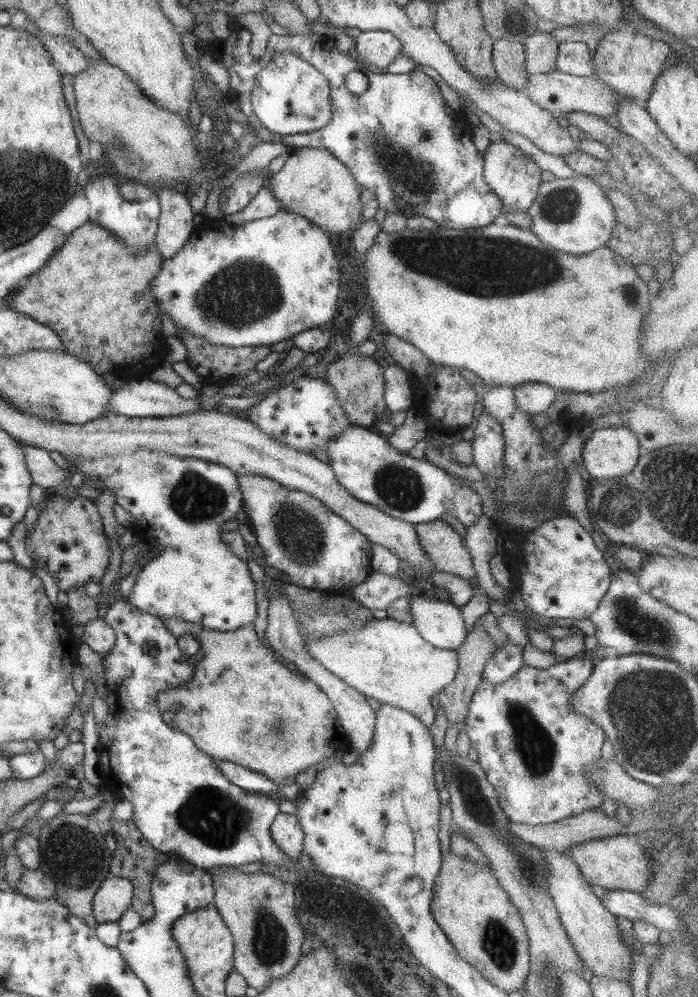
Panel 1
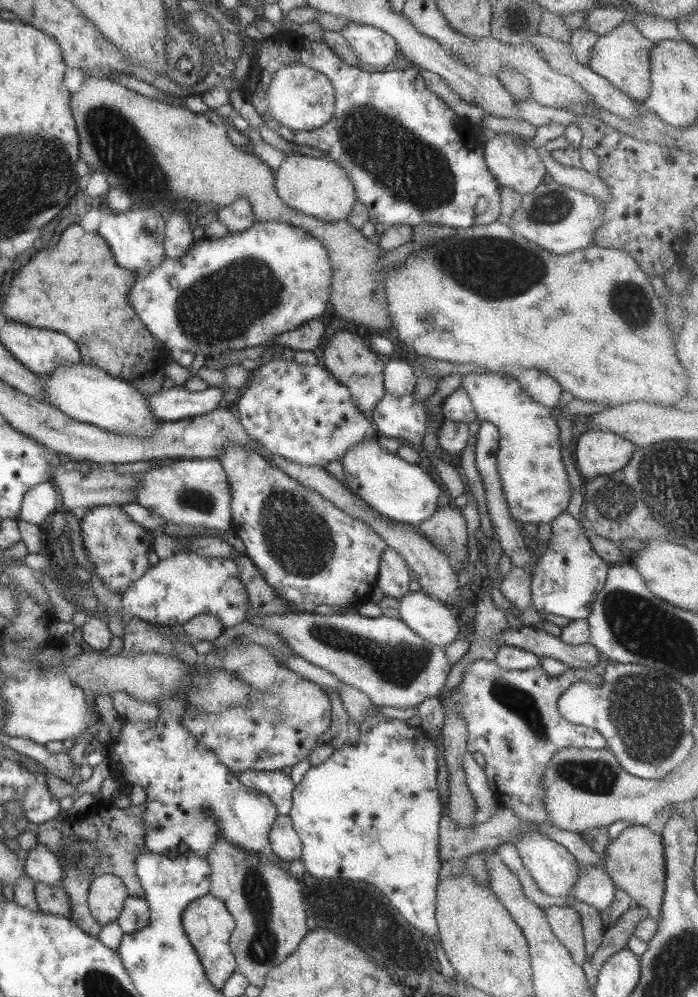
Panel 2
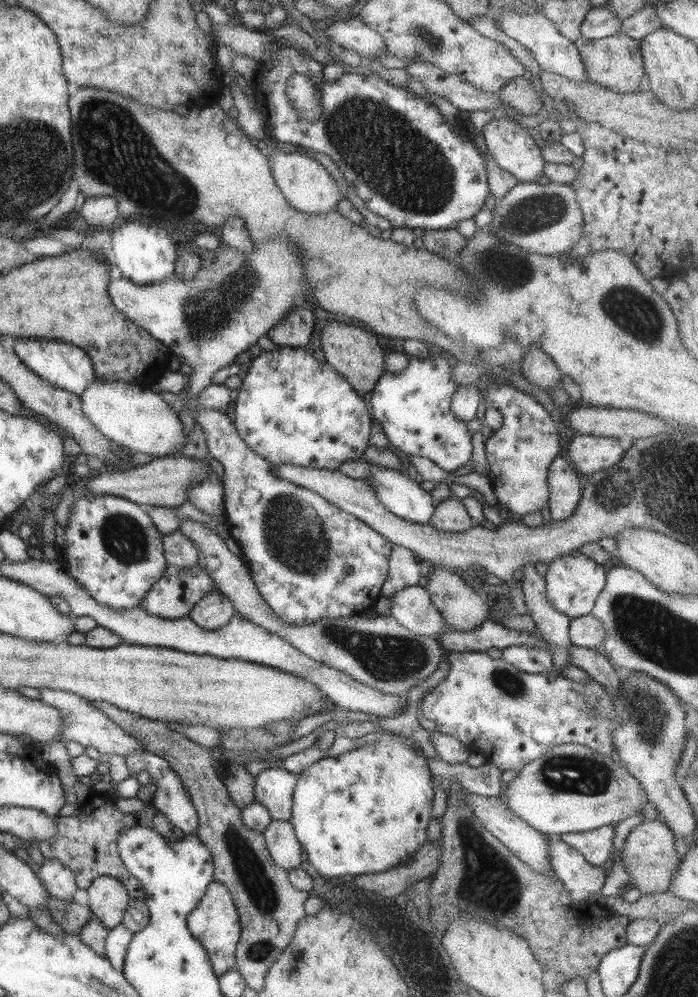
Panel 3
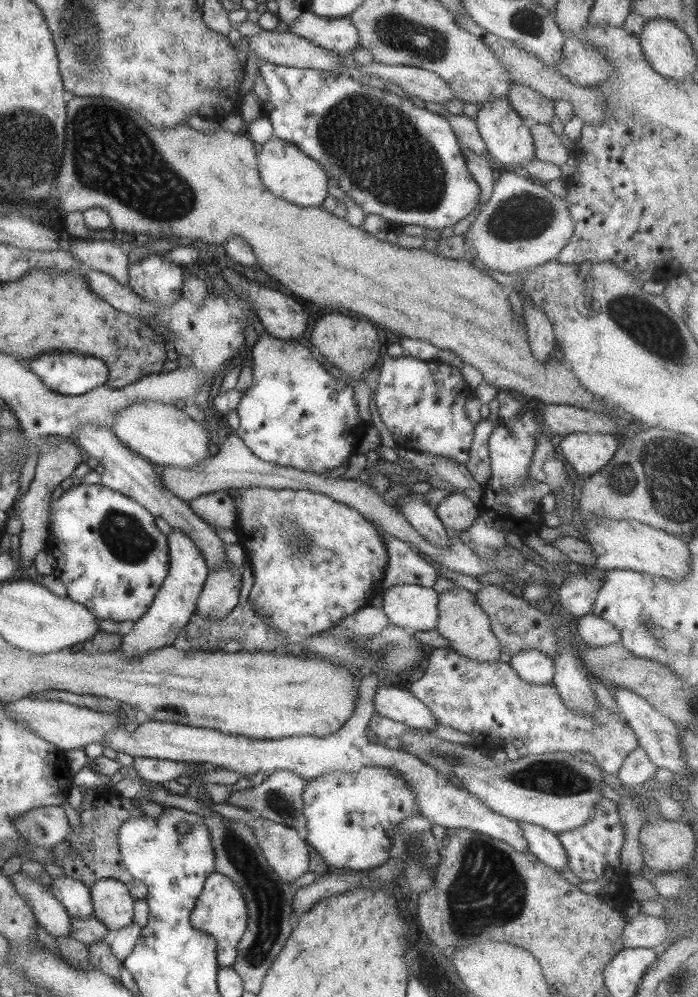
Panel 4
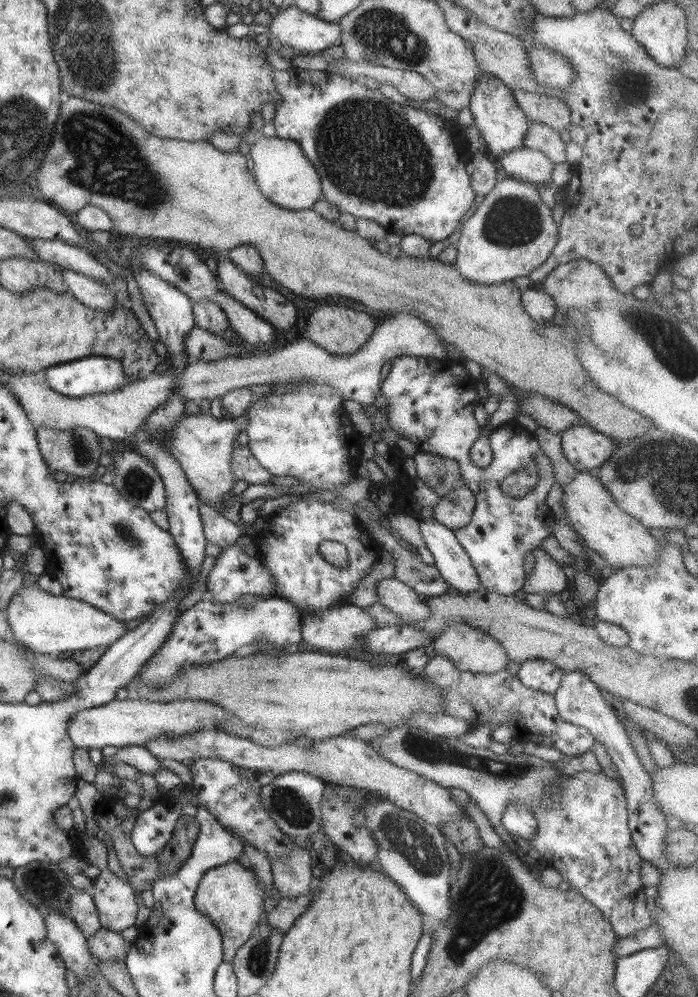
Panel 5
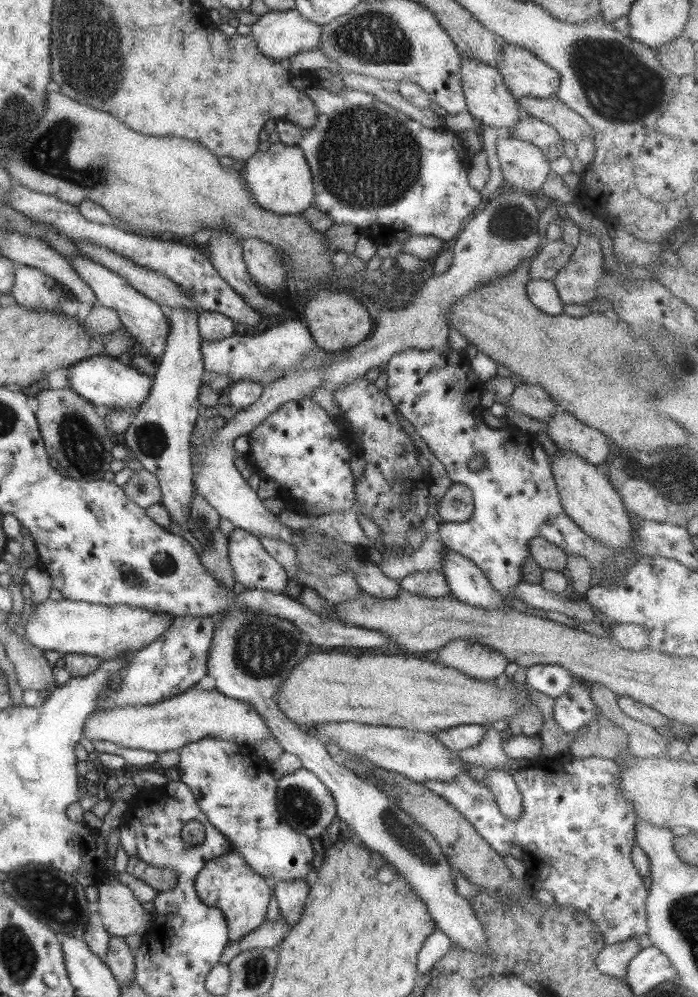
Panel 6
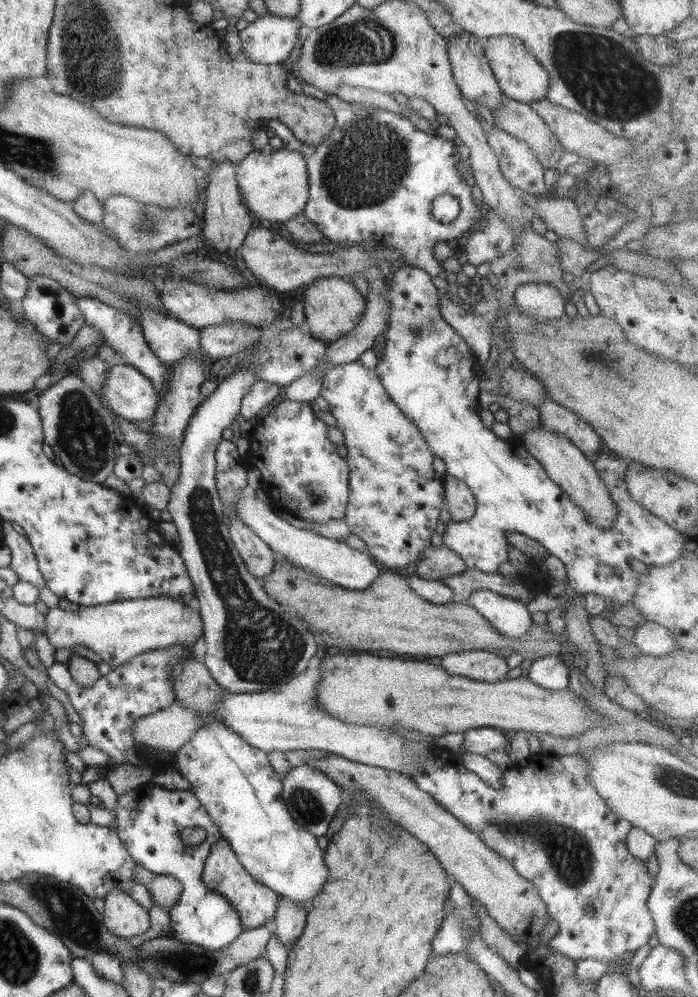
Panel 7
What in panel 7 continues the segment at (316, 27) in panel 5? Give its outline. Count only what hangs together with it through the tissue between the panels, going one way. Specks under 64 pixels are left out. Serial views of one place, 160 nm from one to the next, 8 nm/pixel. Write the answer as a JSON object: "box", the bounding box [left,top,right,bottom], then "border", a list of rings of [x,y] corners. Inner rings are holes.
{"box":[239,13,305,64],"border":[[[269,13],[261,15],[239,30],[240,48],[249,62],[281,64],[295,46],[299,30],[305,30],[299,20],[280,18]]]}

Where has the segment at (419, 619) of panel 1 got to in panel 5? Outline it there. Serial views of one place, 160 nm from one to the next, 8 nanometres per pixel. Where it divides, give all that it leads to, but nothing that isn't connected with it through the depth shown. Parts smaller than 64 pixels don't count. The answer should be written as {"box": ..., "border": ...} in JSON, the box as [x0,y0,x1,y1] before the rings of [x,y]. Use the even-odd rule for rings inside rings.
{"box":[374,577,428,621],"border":[[[394,577],[377,581],[374,592],[378,603],[406,621],[427,618],[428,608],[422,603],[424,597]]]}

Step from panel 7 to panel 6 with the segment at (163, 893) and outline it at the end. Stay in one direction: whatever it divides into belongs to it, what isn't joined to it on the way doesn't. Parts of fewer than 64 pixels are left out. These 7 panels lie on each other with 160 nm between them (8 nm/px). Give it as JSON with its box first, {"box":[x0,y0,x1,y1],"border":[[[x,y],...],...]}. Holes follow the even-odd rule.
{"box":[126,856,177,893],"border":[[[129,856],[126,863],[126,872],[141,882],[156,890],[157,893],[175,888],[177,877],[174,870],[168,868],[153,868],[136,856]]]}

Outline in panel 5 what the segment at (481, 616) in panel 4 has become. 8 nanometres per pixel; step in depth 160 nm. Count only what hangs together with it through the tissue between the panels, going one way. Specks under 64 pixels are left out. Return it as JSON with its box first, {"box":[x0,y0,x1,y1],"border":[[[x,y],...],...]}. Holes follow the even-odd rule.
{"box":[433,622,508,674],"border":[[[454,622],[446,626],[446,629],[433,640],[433,646],[436,654],[452,662],[453,666],[461,672],[495,674],[507,666],[508,656],[492,636],[462,622]]]}

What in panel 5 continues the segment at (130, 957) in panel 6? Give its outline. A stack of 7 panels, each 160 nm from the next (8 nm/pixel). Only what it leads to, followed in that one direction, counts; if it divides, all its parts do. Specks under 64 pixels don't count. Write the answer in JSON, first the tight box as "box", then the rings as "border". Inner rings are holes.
{"box":[85,927,129,962],"border":[[[100,927],[97,932],[85,936],[90,953],[100,962],[124,962],[129,945],[123,941],[120,933]]]}

